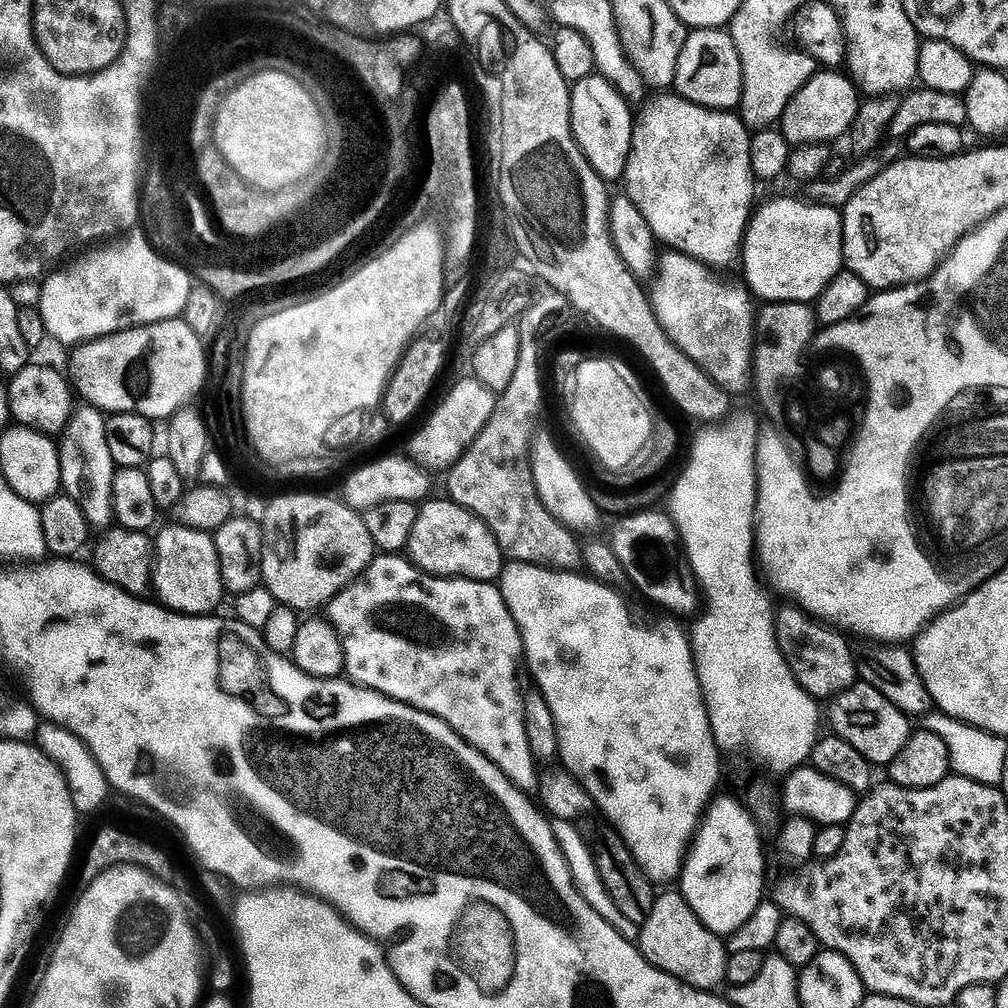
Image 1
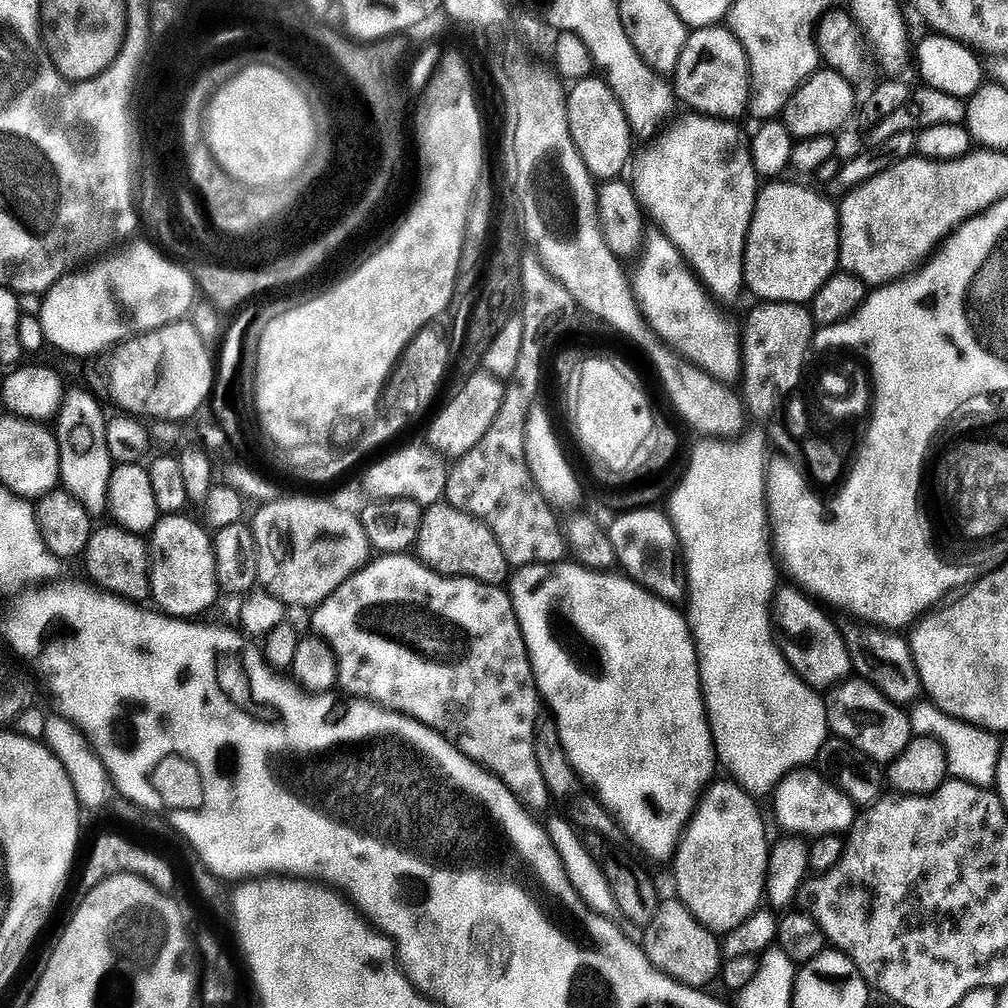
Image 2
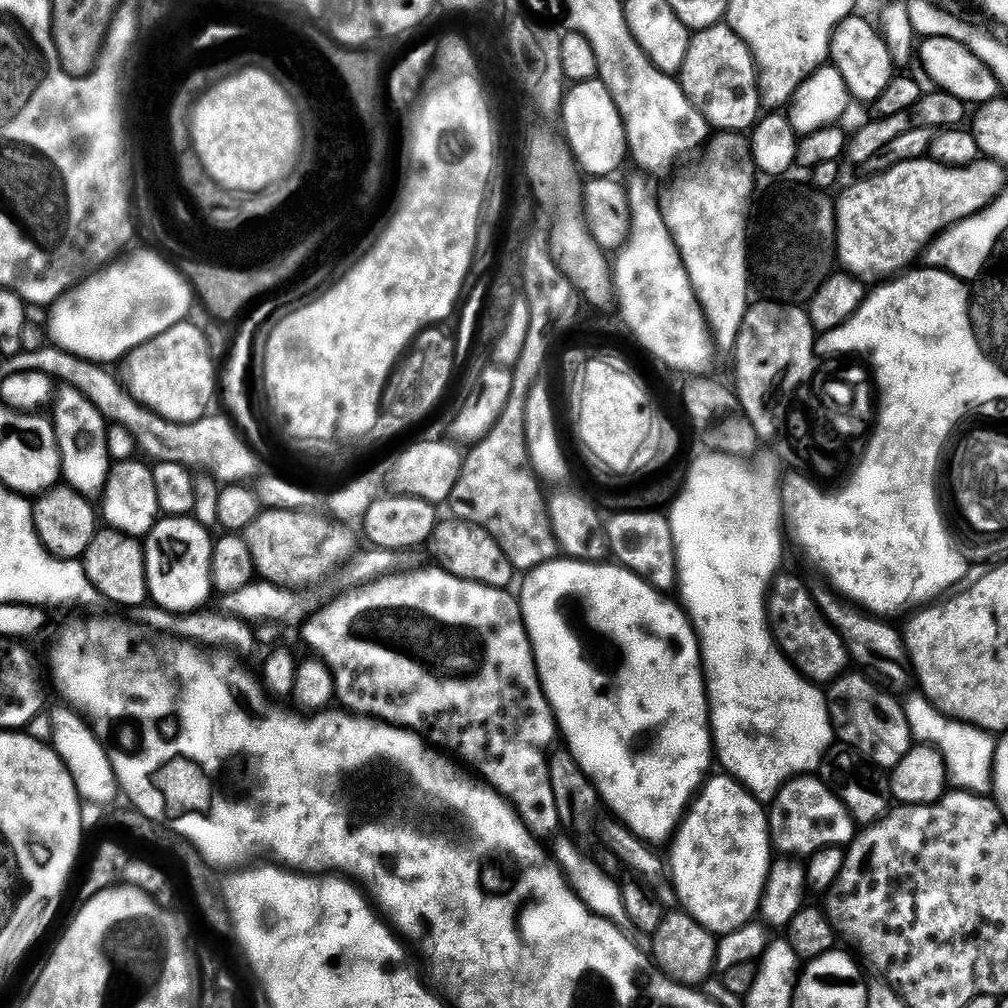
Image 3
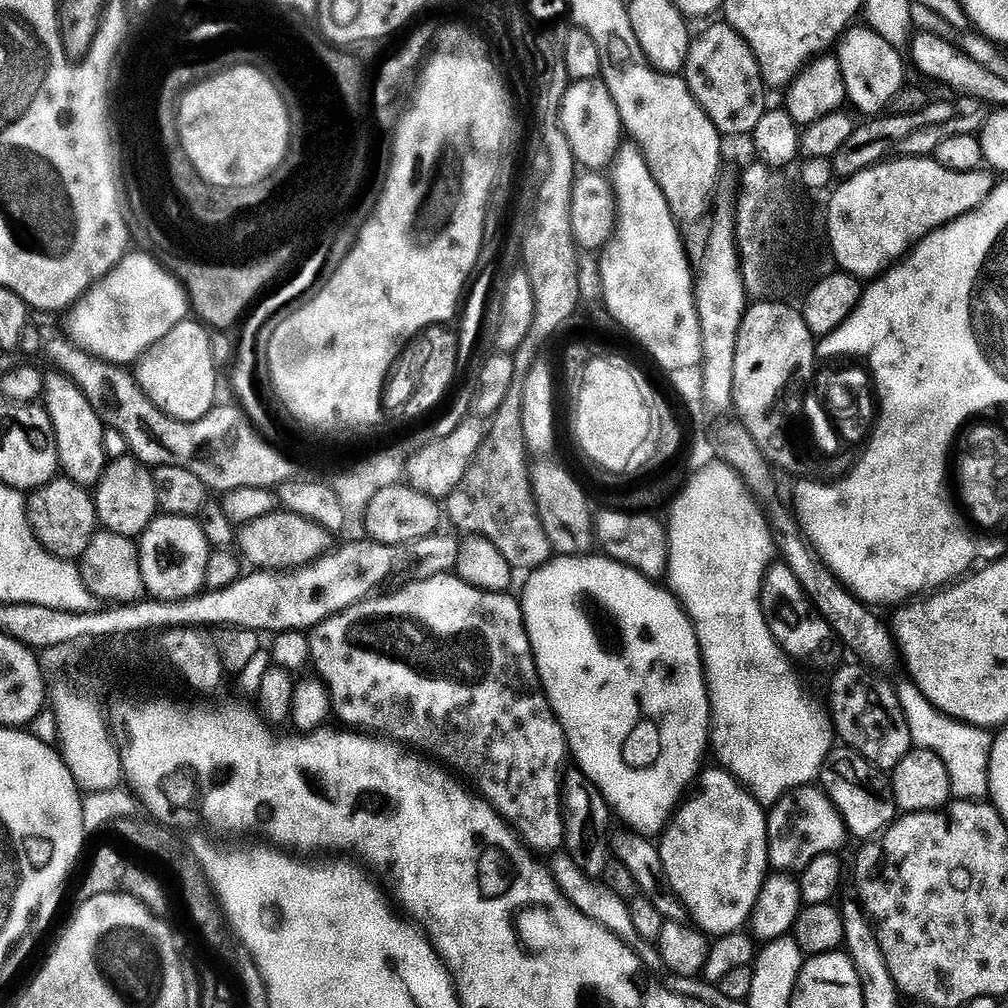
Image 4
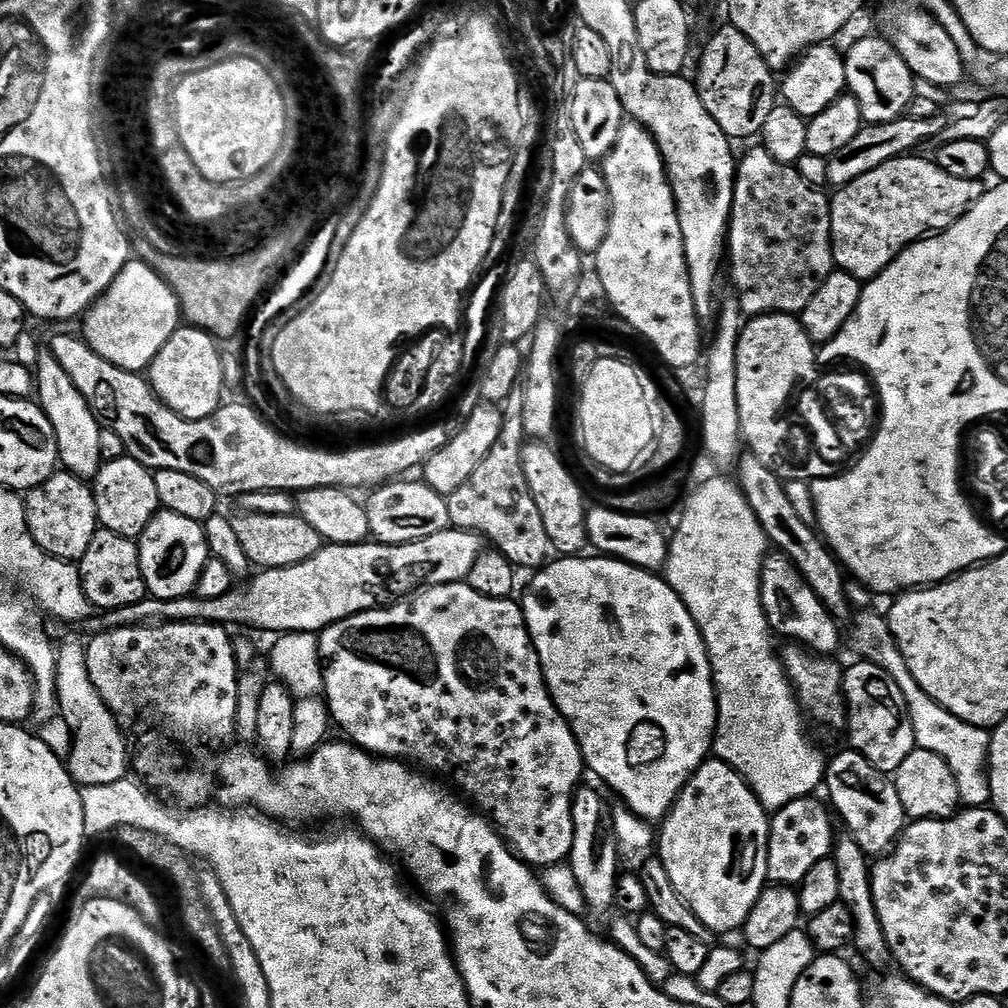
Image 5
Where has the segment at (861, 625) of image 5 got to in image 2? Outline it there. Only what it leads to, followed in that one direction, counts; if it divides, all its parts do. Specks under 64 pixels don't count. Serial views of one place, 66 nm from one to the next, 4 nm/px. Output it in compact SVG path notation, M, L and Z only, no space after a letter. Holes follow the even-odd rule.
M931 702L915 705L909 720L915 735L933 736L943 744L947 751L949 775L953 779L965 780L969 784L987 788L995 783L1002 751L1002 745L998 742L999 737L995 733L984 728L974 727L961 720L955 720L945 715L939 707Z

